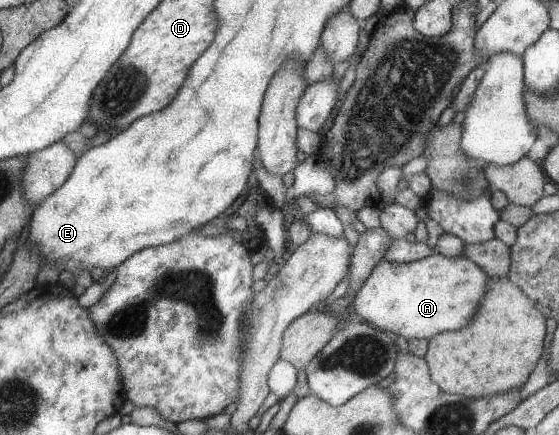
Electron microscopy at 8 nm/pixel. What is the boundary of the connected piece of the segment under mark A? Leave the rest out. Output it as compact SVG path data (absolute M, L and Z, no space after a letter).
M435 251L408 263L380 260L354 293L352 308L370 325L404 339L430 339L442 331L458 331L475 317L491 280L466 257L448 259Z

